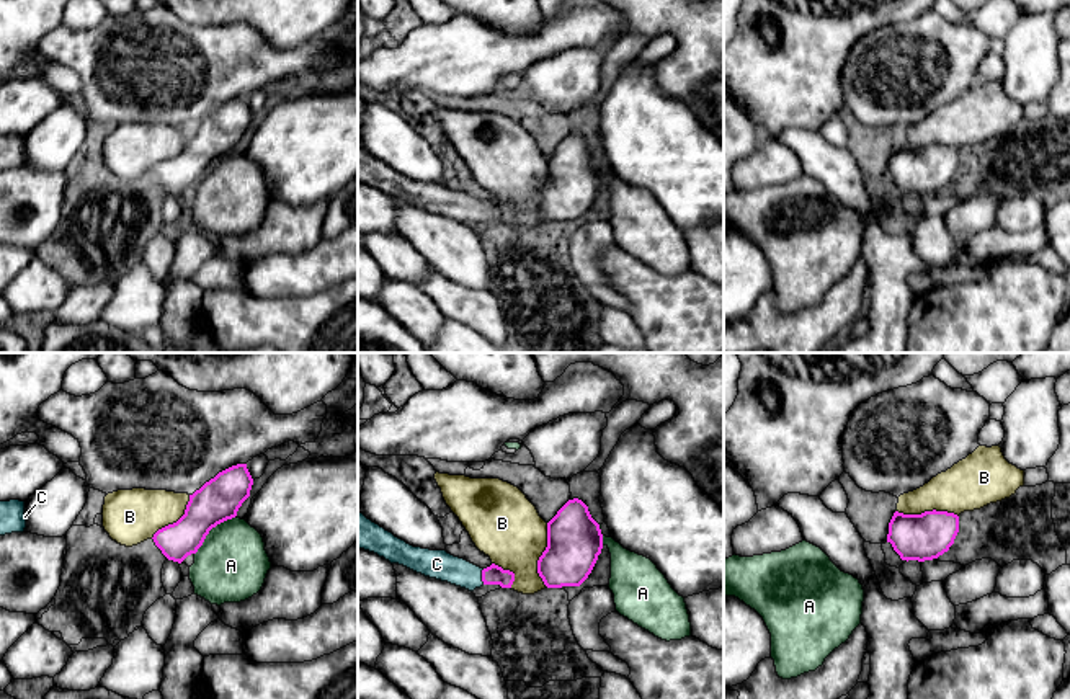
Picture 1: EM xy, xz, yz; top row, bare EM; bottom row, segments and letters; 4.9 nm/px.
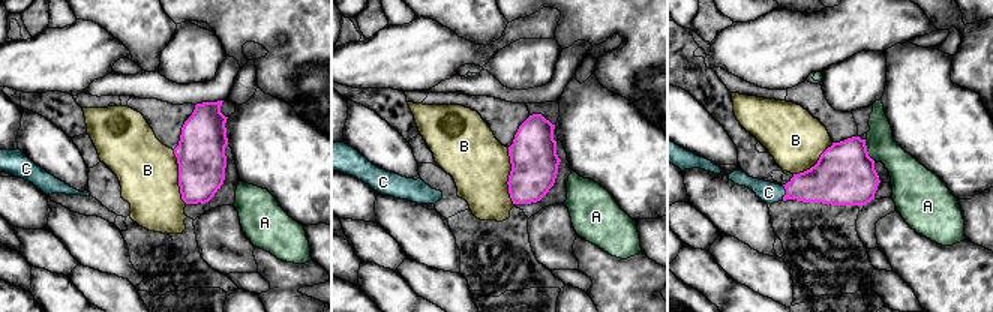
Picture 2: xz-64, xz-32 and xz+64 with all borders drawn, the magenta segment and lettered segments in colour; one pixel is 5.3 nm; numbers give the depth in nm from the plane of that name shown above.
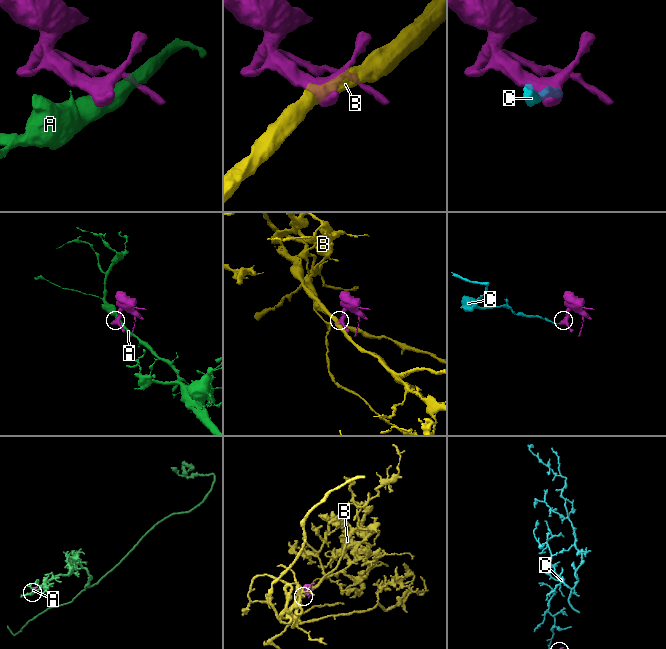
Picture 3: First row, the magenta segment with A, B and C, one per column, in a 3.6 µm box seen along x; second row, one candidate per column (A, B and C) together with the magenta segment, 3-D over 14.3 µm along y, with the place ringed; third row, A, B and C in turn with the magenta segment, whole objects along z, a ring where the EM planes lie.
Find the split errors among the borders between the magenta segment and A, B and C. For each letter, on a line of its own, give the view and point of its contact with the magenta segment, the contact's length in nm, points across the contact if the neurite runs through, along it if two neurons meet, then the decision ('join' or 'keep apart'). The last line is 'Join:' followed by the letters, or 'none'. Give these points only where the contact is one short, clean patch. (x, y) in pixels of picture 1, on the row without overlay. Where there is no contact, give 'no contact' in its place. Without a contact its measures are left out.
A: xy (209, 164) | 280 nm | along xy (234, 151), (218, 157), (195, 188) | keep apart
B: xz (541, 190) | 320 nm | keep apart
C: xz (482, 211) | 80 nm | across xz (492, 209), (482, 211), (469, 211), (436, 198) | join
Join: C

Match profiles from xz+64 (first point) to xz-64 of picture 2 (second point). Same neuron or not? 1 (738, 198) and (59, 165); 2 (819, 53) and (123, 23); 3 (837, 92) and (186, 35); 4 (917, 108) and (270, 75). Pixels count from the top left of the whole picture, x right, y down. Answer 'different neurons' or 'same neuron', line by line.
1: different neurons
2: different neurons
3: same neuron
4: different neurons

